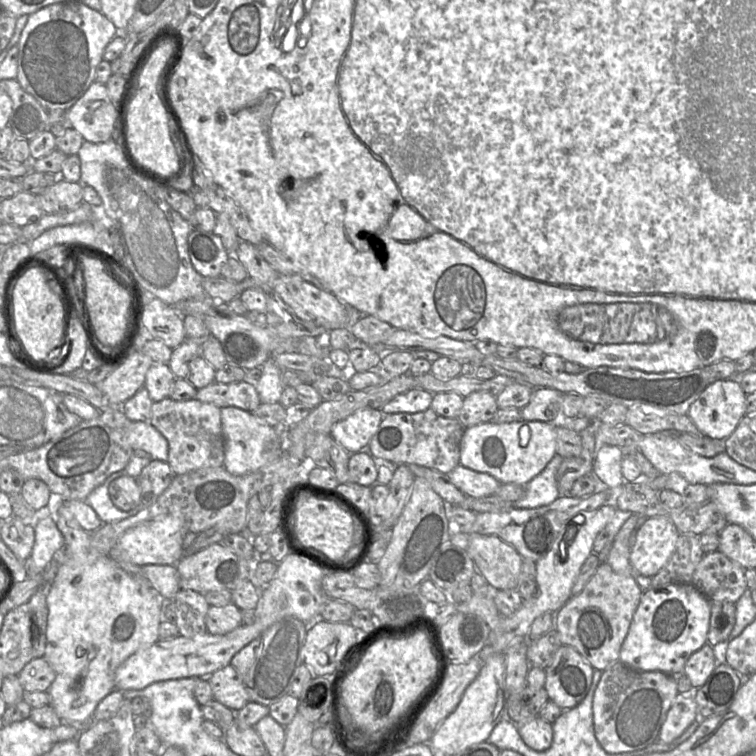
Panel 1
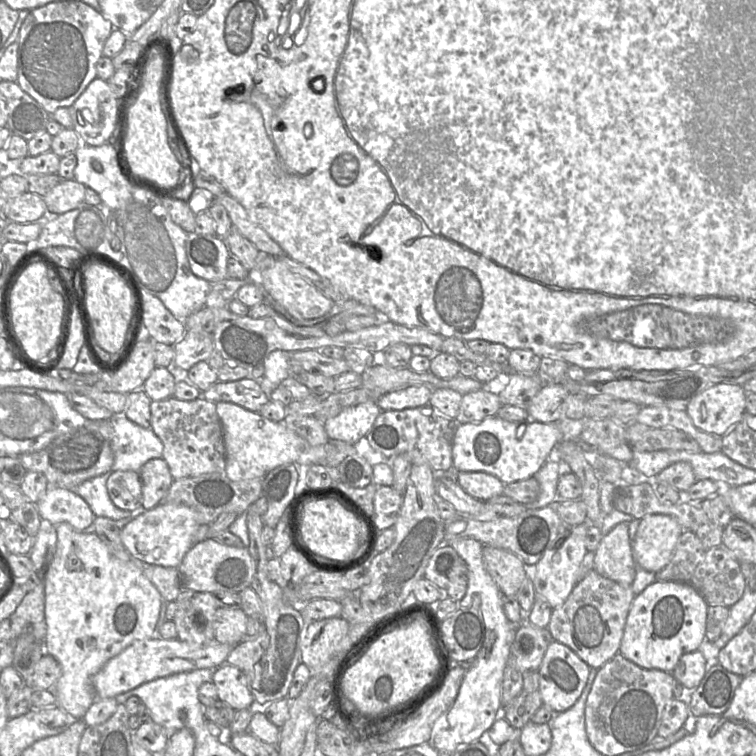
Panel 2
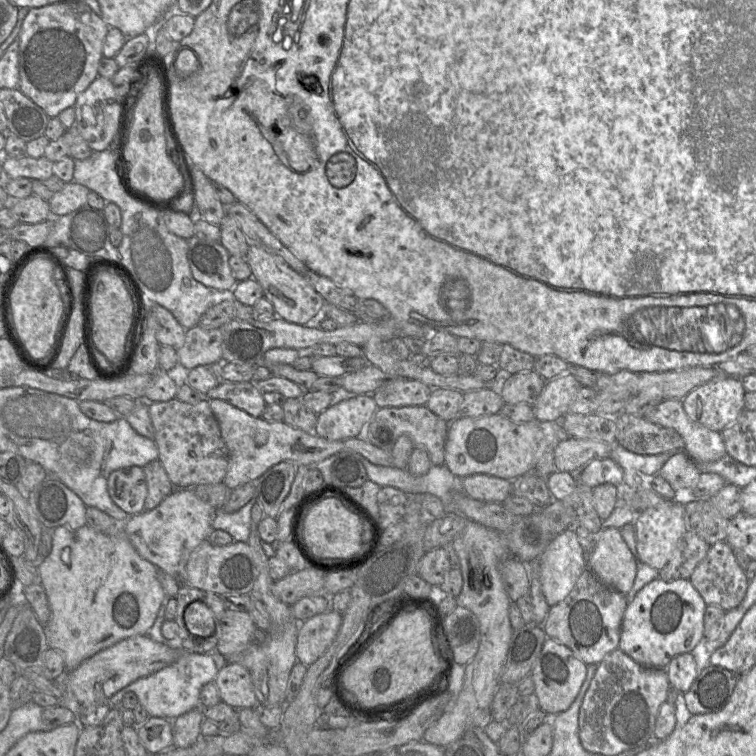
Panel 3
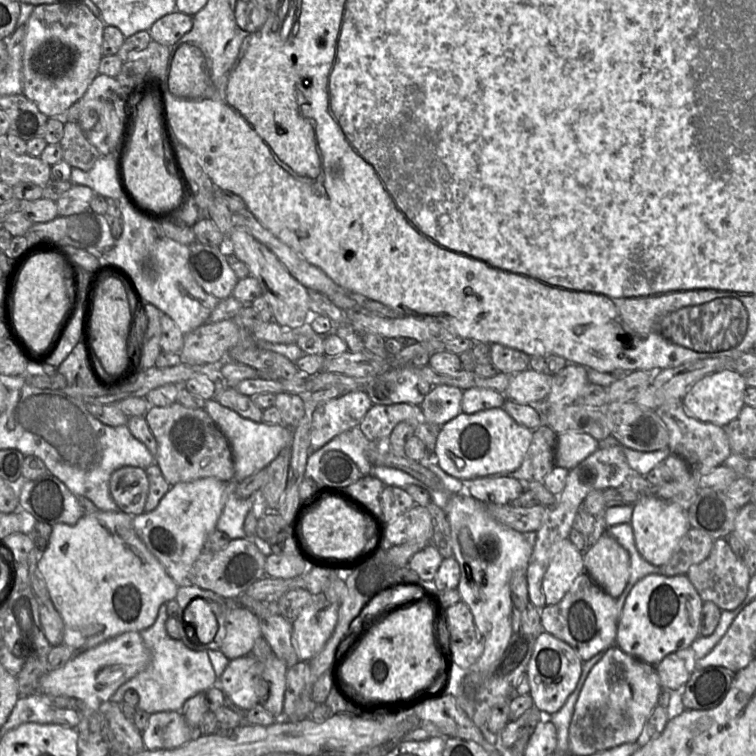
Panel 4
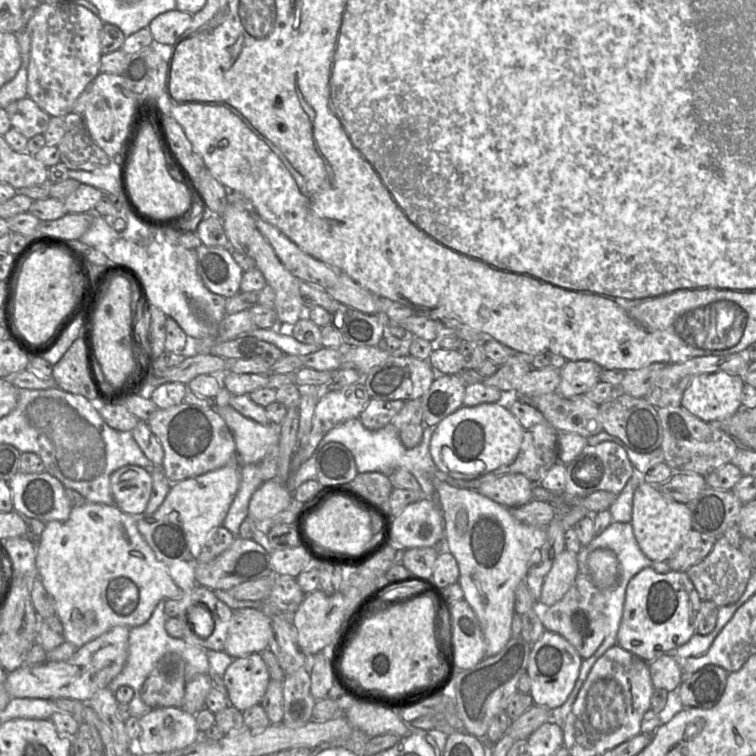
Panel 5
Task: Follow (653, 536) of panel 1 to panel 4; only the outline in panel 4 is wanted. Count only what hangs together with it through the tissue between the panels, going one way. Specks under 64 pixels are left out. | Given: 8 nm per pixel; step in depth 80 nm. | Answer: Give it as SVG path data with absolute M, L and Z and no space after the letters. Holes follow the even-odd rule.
M640 496L633 505L630 525L640 555L650 564L662 567L677 552L681 539L690 529L686 510L656 496Z

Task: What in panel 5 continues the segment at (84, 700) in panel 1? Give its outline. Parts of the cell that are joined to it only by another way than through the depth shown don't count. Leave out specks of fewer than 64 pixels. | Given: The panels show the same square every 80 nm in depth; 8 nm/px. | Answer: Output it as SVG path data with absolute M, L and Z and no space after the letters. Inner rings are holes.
M86 502L82 506L72 507L67 520L53 520L45 523L45 528L41 534L39 542L36 545L35 563L38 572L38 578L41 580L41 583L43 584L46 591L53 598L56 609L56 616L58 616L62 622L62 627L64 630L64 642L70 642L79 648L87 642L99 637L114 626L123 625L132 628L144 624L149 620L156 605L162 599L176 599L179 601L181 593L183 592L170 577L166 565L156 558L153 550L147 544L143 536L139 533L137 529L136 517L139 516L126 514L115 505Z

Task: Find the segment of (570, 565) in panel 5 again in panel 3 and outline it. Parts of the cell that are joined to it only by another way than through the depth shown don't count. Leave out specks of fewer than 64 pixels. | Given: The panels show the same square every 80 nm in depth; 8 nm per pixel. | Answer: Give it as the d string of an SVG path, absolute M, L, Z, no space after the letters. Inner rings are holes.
M568 528L548 544L537 560L537 572L547 604L552 607L564 600L585 569L584 551L577 540L575 529Z

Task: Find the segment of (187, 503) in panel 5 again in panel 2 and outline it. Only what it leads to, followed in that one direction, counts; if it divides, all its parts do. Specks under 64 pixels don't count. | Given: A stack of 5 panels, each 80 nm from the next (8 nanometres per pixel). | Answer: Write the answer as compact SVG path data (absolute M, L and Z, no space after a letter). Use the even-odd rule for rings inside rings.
M160 503L156 507L138 513L120 532L127 552L144 563L177 568L184 555L194 544L194 535L200 525L196 512L185 505Z

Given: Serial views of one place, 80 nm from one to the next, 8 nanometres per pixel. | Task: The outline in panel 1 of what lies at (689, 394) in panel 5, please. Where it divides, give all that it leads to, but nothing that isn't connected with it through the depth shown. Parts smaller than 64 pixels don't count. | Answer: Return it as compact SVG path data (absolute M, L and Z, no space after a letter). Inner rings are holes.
M739 379L715 381L691 404L687 415L703 435L724 441L746 415L746 395Z

